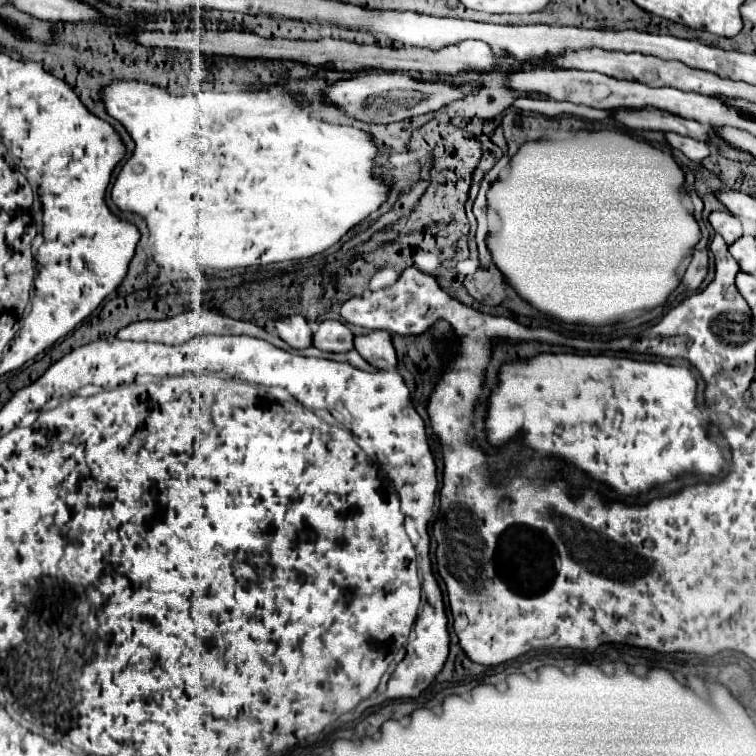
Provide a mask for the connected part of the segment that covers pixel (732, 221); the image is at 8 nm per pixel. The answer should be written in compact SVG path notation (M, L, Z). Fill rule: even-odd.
M719 211L717 213L711 213L709 215L709 223L713 225L715 233L719 233L725 239L727 245L731 245L731 243L735 243L737 239L743 237L741 221L735 215L727 213L727 211L723 211L723 213L719 213Z

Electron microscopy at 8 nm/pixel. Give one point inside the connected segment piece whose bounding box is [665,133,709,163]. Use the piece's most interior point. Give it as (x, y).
(696, 151)

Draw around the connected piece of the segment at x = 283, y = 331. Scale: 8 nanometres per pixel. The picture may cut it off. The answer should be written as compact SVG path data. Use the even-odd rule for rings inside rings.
M291 315L275 323L277 335L293 349L307 349L313 345L313 333L301 315Z

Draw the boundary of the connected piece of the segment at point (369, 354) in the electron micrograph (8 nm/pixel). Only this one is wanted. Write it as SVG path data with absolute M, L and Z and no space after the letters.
M371 331L367 335L355 337L355 349L375 369L381 369L381 371L397 369L397 363L399 363L397 353L395 353L391 335L387 331Z

